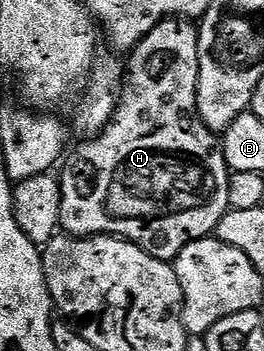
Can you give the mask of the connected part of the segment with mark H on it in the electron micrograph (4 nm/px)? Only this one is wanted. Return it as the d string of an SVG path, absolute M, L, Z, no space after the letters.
M169 17L167 21L158 23L158 27L154 27L154 31L150 31L150 35L142 38L137 43L136 48L131 50L129 57L132 58L128 61L128 69L126 65L126 80L123 82L122 92L119 94L116 109L113 110L112 117L108 120L108 125L91 139L85 140L88 141L85 145L78 146L76 154L72 158L69 156L59 170L58 176L60 178L60 190L62 191L60 227L65 234L74 237L98 237L101 235L123 237L125 241L142 247L142 251L154 255L160 261L169 263L175 262L176 256L190 243L215 234L218 223L228 213L230 208L228 203L230 170L224 158L224 150L217 134L210 132L198 115L196 92L198 91L199 38L200 30L195 20Z

